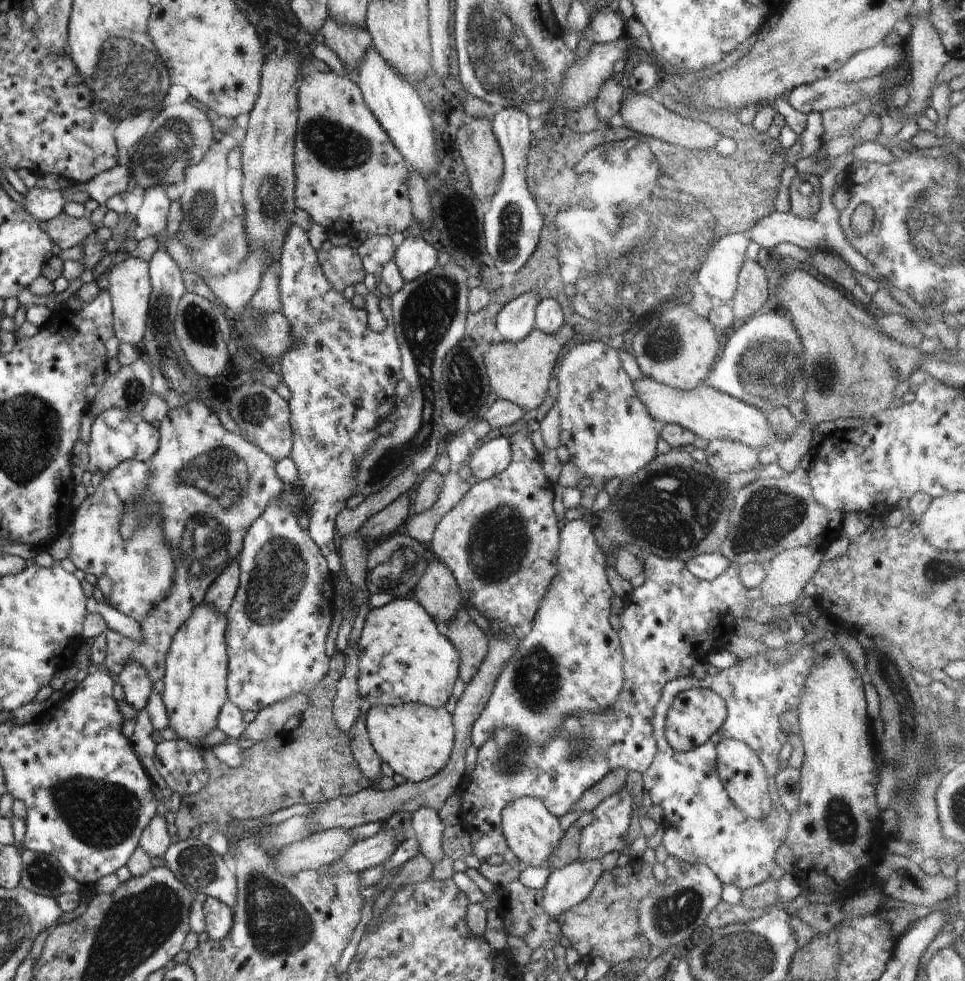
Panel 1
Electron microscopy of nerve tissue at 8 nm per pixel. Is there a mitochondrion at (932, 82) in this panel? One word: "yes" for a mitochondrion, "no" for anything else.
no

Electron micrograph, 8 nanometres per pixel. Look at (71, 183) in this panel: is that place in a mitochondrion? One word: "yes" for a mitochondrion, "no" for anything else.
no

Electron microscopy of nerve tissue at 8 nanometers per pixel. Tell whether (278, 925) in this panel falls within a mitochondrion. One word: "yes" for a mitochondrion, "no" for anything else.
yes

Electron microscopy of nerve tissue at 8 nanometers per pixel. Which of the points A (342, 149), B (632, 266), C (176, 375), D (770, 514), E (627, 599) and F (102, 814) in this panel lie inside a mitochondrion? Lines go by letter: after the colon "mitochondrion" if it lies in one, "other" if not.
A: mitochondrion
B: mitochondrion
C: mitochondrion
D: mitochondrion
E: other
F: mitochondrion

